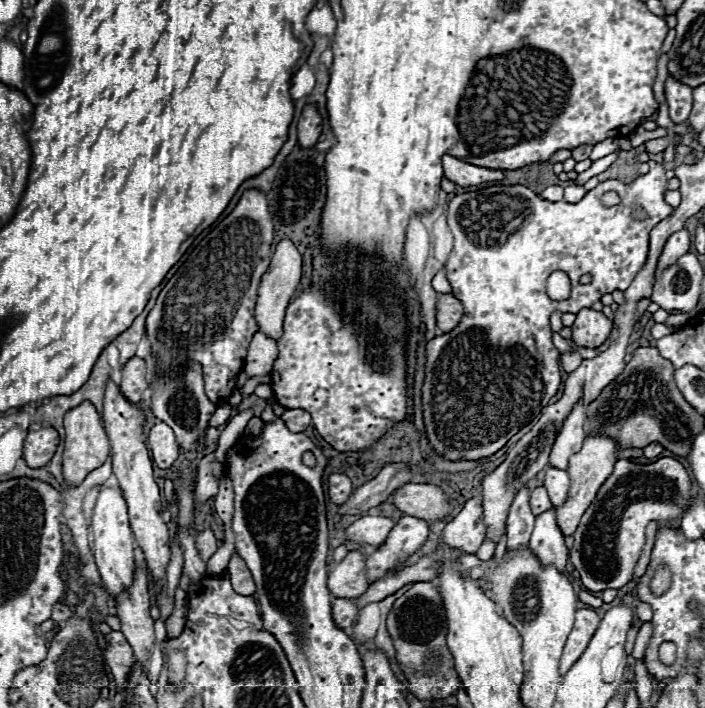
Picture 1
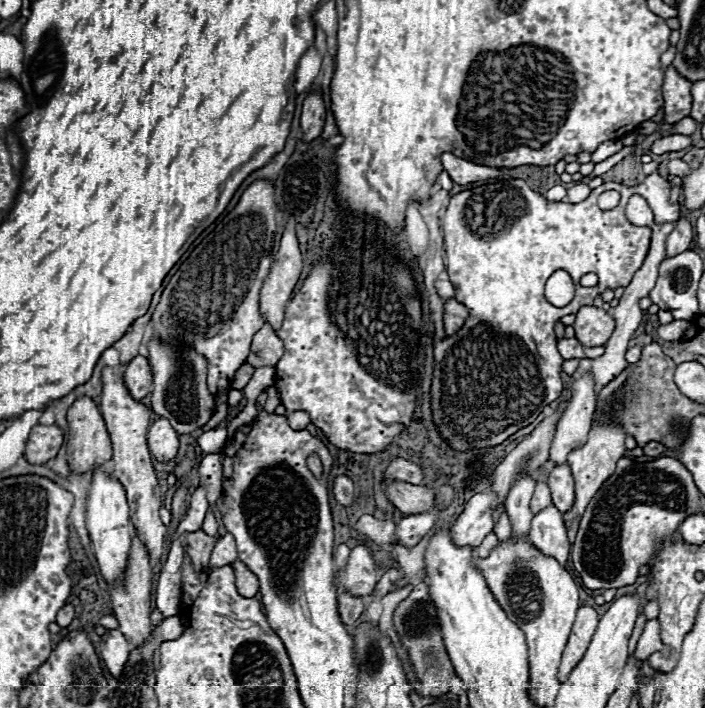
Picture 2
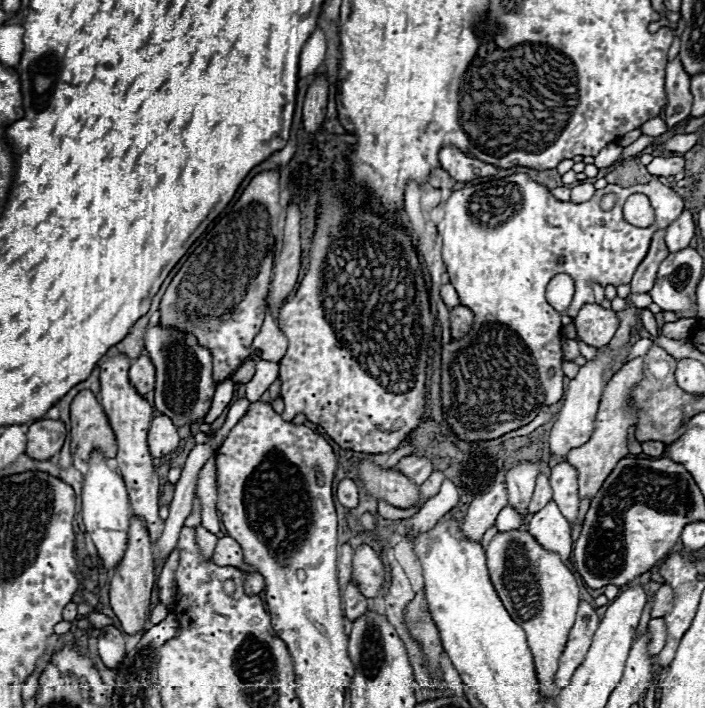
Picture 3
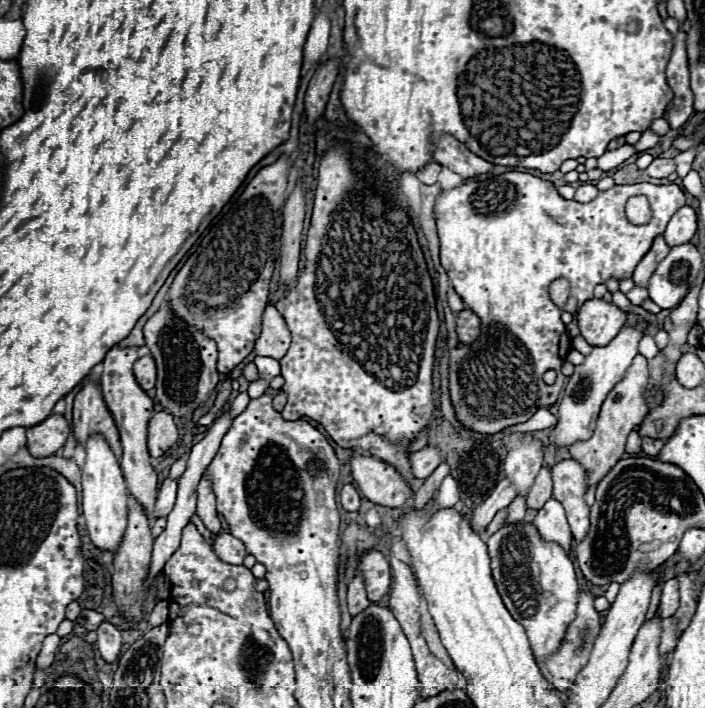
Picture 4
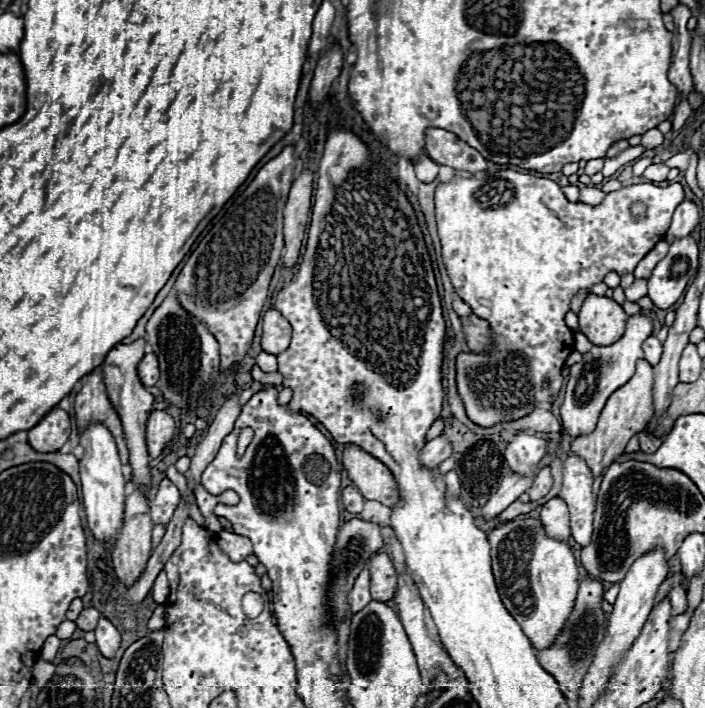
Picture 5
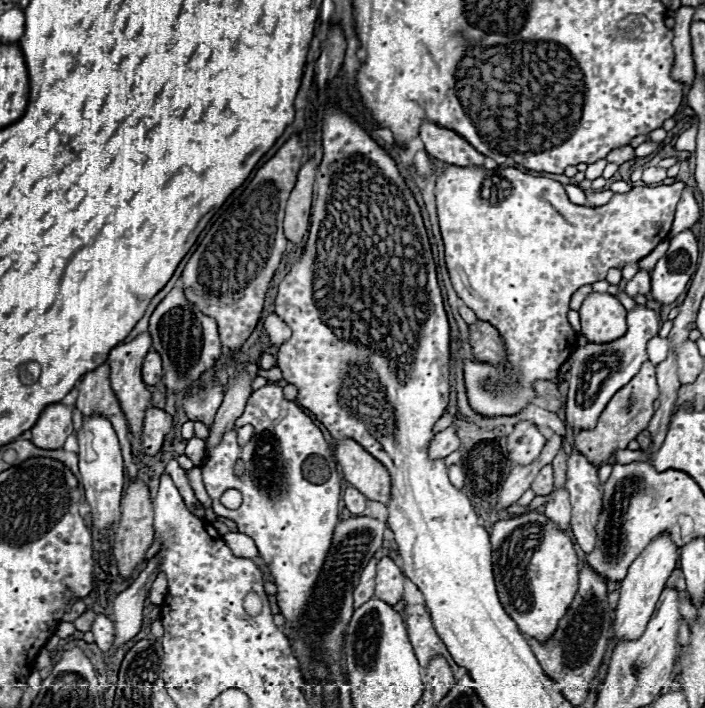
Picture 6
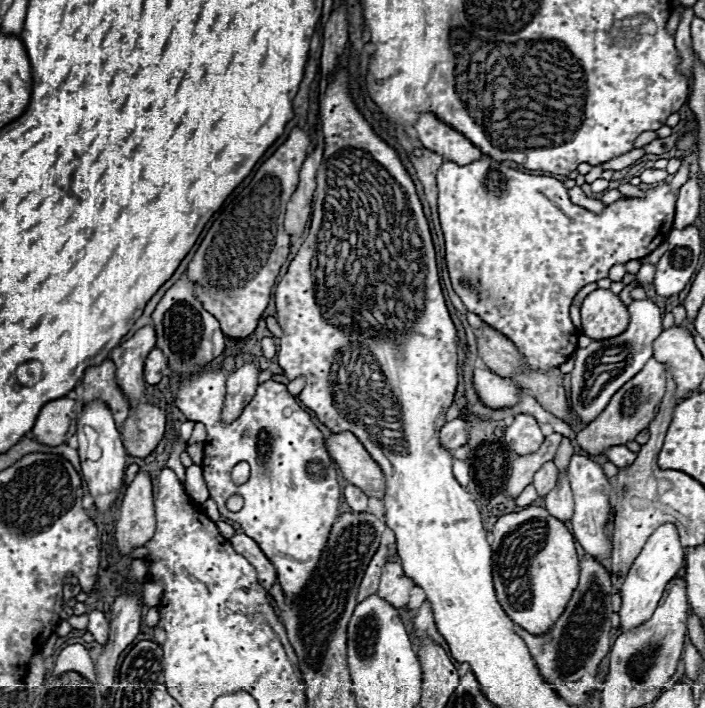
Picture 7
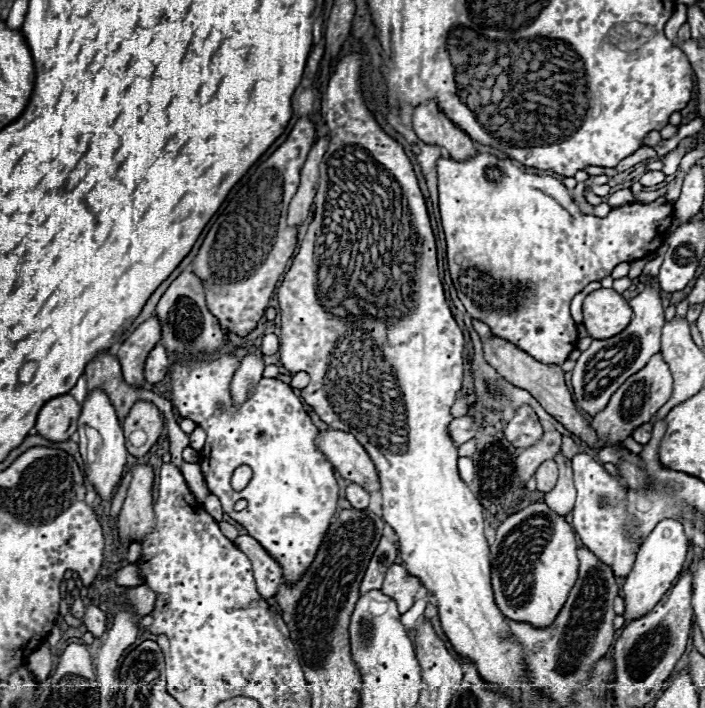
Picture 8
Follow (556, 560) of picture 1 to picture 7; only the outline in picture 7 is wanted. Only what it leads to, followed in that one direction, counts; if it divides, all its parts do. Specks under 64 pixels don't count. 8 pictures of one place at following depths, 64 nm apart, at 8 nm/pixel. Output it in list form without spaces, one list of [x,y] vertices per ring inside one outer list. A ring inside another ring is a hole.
[[[566,472],[560,474],[556,488],[544,498],[544,508],[550,514],[554,514],[554,518],[558,518],[560,522],[568,522],[570,520],[574,502],[572,502],[572,490],[570,490],[570,482],[568,482]]]

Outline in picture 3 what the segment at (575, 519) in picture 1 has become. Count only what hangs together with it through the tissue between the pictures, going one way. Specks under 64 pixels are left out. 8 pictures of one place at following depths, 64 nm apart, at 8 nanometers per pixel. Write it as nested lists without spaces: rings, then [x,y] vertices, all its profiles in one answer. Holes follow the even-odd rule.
[[[642,358],[630,360],[626,362],[608,382],[606,390],[602,392],[600,398],[600,406],[598,406],[598,414],[596,414],[596,422],[594,422],[594,432],[590,436],[590,440],[578,448],[572,448],[566,456],[566,460],[576,468],[578,472],[578,494],[580,498],[592,498],[602,482],[608,478],[608,474],[614,470],[616,462],[620,458],[628,456],[628,446],[626,446],[626,436],[628,436],[628,428],[636,422],[634,412],[628,406],[628,396],[630,396],[630,388],[642,378]]]

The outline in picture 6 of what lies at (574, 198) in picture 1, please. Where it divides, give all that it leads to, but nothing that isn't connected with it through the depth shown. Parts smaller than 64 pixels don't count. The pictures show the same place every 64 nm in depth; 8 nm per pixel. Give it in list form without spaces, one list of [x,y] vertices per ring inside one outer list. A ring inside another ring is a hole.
[[[586,190],[586,200],[590,202],[590,206],[602,206],[612,198],[614,192],[610,190]]]

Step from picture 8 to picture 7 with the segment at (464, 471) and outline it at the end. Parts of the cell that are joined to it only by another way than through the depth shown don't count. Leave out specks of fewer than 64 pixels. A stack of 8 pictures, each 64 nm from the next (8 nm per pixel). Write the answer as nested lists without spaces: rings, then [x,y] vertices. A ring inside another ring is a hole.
[[[454,460],[452,472],[454,472],[454,478],[458,480],[460,486],[466,486],[470,482],[470,466],[464,460]]]

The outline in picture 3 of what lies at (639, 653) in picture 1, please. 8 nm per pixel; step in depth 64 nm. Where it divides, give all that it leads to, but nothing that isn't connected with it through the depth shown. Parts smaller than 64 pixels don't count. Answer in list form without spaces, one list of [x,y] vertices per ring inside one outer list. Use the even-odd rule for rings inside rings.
[[[652,618],[648,622],[648,654],[656,656],[664,644],[666,644],[666,626],[664,626],[664,620],[662,618]]]

